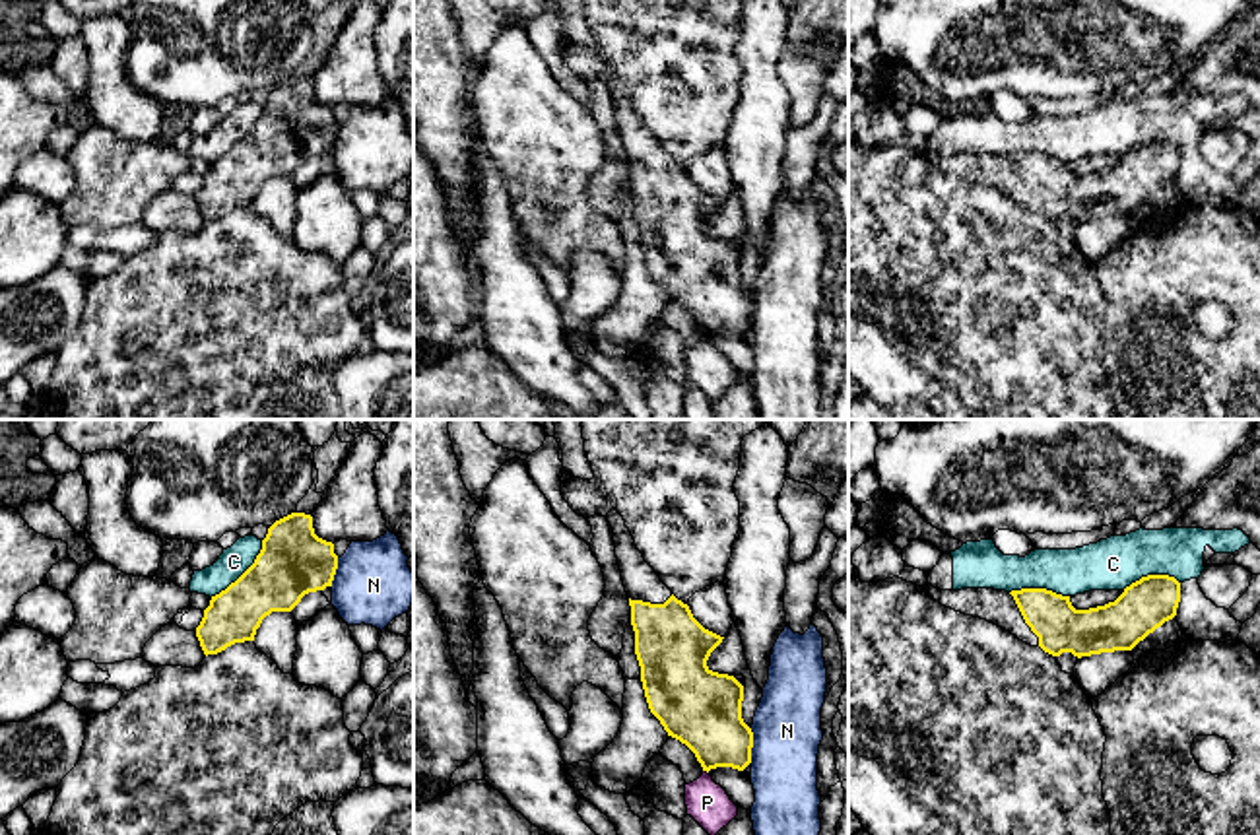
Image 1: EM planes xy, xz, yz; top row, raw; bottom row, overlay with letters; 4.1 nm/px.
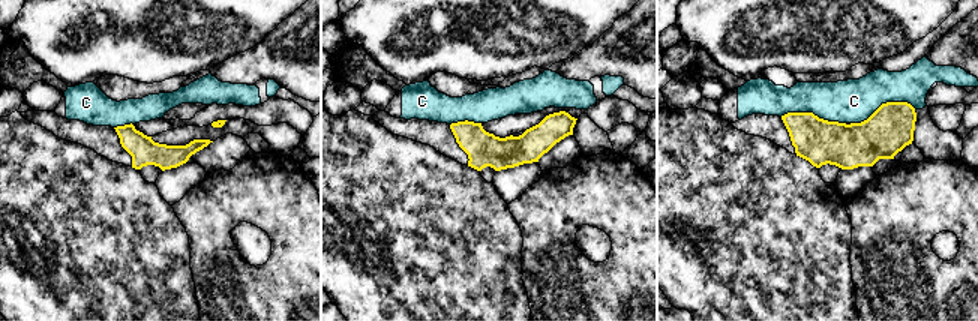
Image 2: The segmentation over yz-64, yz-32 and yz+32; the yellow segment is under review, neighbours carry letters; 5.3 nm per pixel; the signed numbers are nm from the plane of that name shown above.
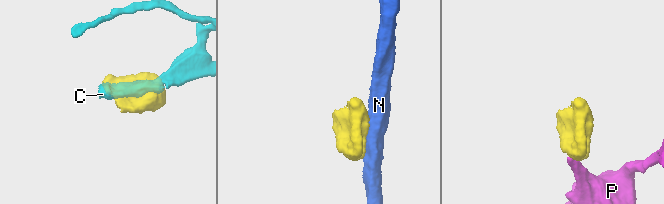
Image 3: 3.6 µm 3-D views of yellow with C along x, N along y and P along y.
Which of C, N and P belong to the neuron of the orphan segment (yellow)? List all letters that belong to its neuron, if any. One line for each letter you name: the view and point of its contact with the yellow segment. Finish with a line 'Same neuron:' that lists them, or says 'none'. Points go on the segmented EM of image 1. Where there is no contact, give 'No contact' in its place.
Same neuron: none

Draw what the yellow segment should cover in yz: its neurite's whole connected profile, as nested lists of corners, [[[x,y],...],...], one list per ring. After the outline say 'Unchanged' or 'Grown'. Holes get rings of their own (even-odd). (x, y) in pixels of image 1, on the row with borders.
[[[1169,575],[1142,577],[1114,602],[1089,610],[1076,610],[1070,596],[1046,588],[924,588],[945,608],[992,621],[1052,656],[1072,652],[1078,658],[1132,651],[1173,619],[1180,602],[1180,583]]]. Grown

